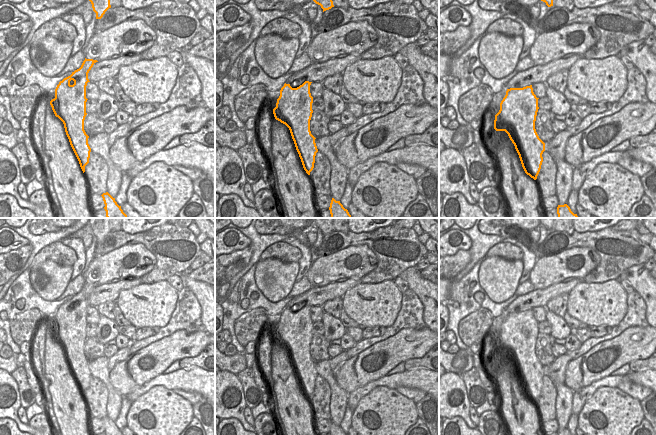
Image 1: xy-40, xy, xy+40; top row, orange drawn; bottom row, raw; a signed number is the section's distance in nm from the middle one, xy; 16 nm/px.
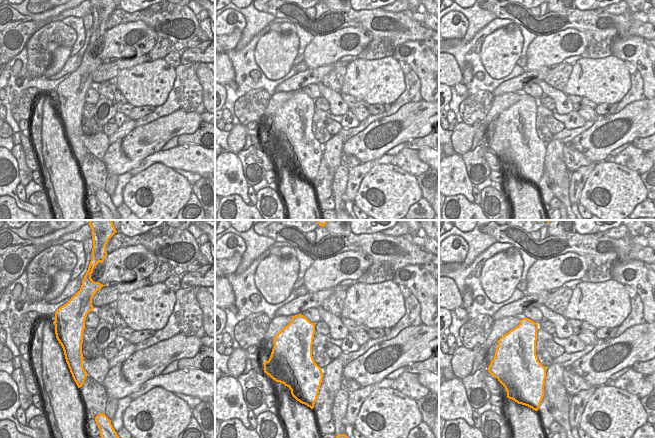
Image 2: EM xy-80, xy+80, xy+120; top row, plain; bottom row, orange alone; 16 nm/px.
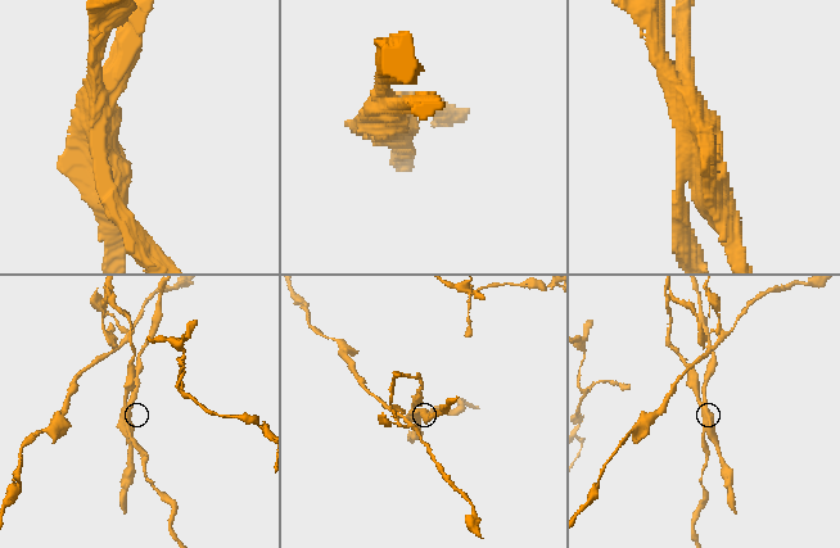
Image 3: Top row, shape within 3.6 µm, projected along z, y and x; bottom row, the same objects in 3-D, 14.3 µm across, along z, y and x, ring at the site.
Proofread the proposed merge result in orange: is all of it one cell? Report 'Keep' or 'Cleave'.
Cleave.

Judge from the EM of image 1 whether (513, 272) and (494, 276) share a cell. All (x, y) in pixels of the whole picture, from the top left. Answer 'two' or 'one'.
one

